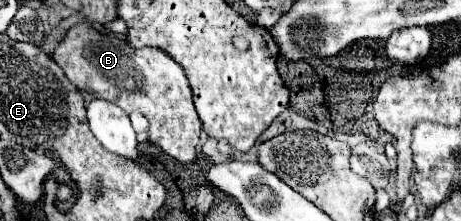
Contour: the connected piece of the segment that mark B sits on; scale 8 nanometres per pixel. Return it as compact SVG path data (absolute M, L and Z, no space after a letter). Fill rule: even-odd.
M89 23L75 25L55 51L55 63L67 79L87 93L119 105L125 113L139 111L149 121L149 141L181 163L195 159L195 145L203 131L193 107L193 95L183 69L157 47L133 49L125 39L99 33Z

